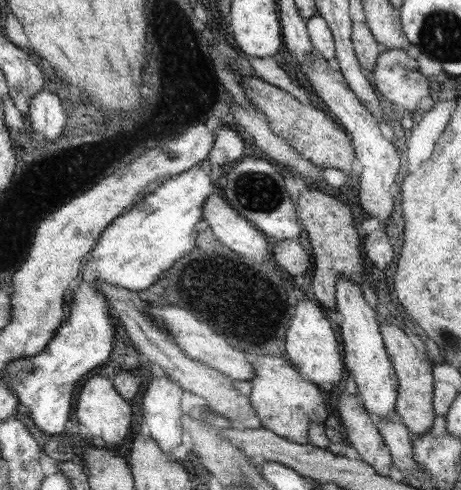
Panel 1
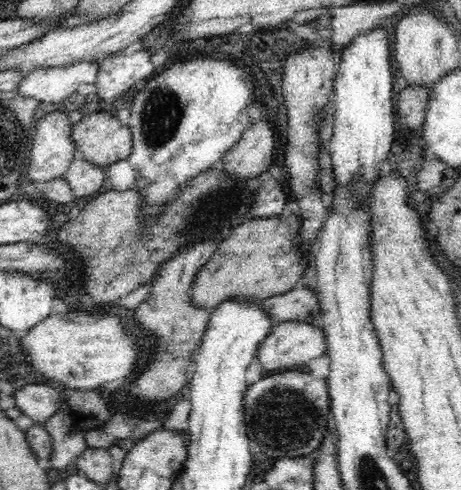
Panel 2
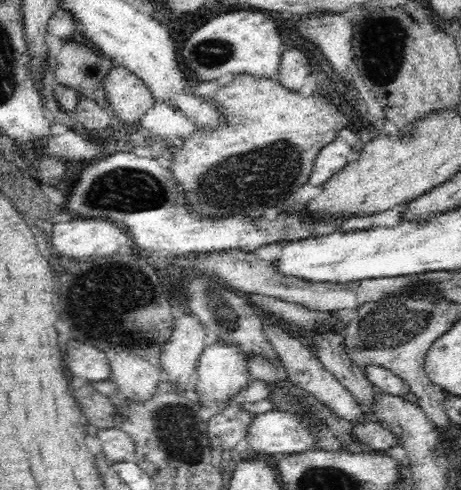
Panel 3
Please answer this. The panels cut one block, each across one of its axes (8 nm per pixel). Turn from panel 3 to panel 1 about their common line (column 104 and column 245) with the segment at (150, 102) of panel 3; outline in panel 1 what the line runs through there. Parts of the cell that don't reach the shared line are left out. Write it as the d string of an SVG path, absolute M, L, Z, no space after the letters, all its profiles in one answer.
M246 77L243 80L243 88L247 99L251 100L258 112L266 115L266 121L270 129L278 137L288 141L294 150L304 158L324 168L338 168L347 174L352 170L355 148L352 147L352 139L346 138L346 131L338 128L332 118L328 118L322 108L318 109L312 104L303 103L290 91L282 90L272 83L264 82L260 77Z

